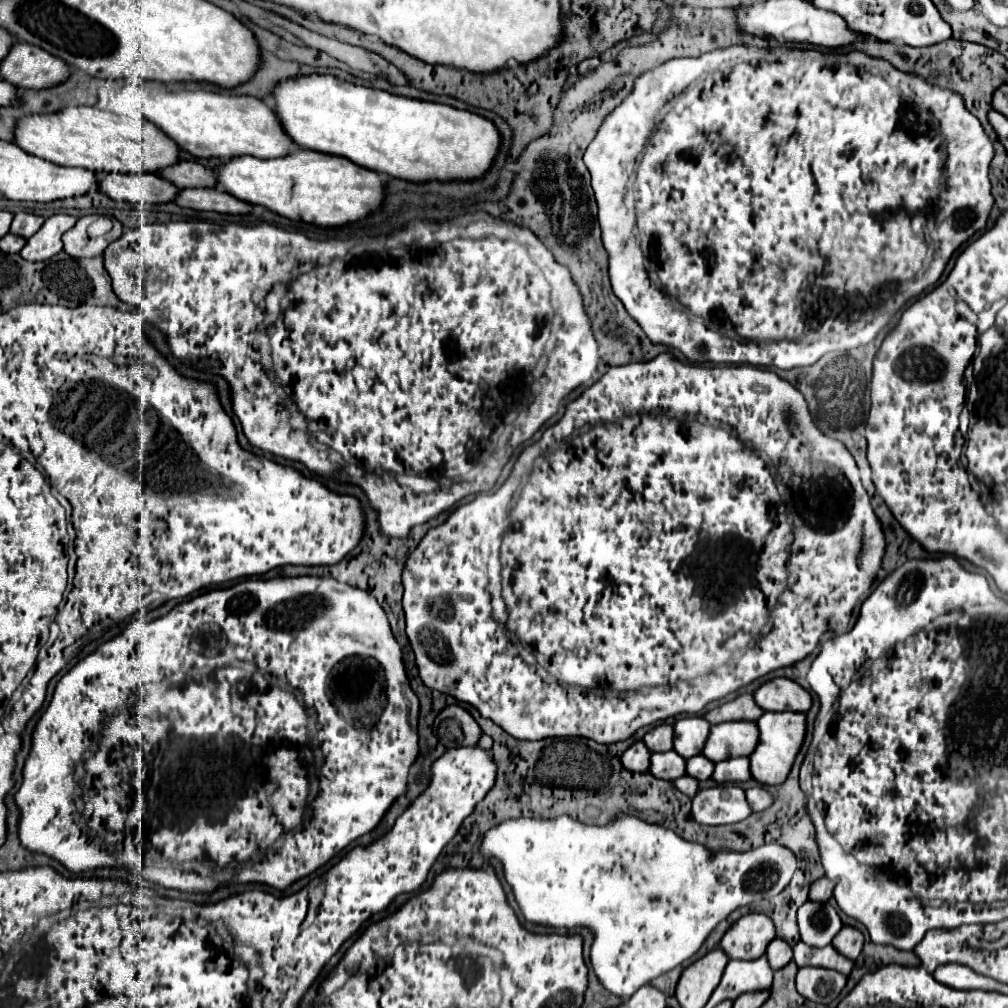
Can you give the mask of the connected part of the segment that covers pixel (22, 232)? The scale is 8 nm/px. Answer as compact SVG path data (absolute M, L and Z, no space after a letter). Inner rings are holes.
M18 212L18 214L14 214L10 232L16 234L16 236L22 236L22 238L30 238L30 236L34 236L34 232L36 232L42 224L44 224L44 218L42 218L42 216L28 214L28 212Z

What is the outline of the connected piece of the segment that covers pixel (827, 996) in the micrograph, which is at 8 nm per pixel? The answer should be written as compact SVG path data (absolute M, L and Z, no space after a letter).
M806 966L800 968L796 974L798 992L816 1004L834 1002L844 986L846 986L846 976L836 970Z

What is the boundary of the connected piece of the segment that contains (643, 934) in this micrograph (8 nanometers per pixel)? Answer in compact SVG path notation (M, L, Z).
M628 814L618 816L618 820L610 822L608 826L586 826L582 822L572 820L570 816L558 816L556 820L532 820L532 818L506 820L506 822L502 822L502 824L494 826L492 830L486 832L479 850L483 856L498 856L502 860L506 880L512 886L516 902L520 904L520 908L522 908L528 922L542 924L542 926L558 926L558 928L588 926L588 928L594 930L594 944L592 944L594 972L596 972L598 980L604 984L604 988L608 992L620 996L622 1000L628 1000L640 986L648 984L650 980L654 980L660 974L666 974L668 970L678 966L682 960L688 960L692 954L696 954L698 948L702 946L702 942L714 930L714 926L720 920L724 920L732 910L736 910L740 906L748 906L756 898L758 900L764 898L772 888L774 888L774 896L780 894L788 886L788 882L792 880L792 876L796 872L796 856L782 844L774 842L774 844L764 844L764 846L760 846L756 850L748 850L748 852L720 852L718 856L712 856L704 846L692 844L692 842L676 836L670 828L664 828L664 826L658 826L658 824L648 824L648 822L644 822L644 820L636 818L636 816L628 816Z

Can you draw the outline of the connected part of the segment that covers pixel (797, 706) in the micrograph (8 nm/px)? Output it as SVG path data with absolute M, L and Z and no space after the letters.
M774 678L762 684L754 692L754 700L762 710L790 710L790 712L808 712L812 706L812 696L800 684L788 678Z

